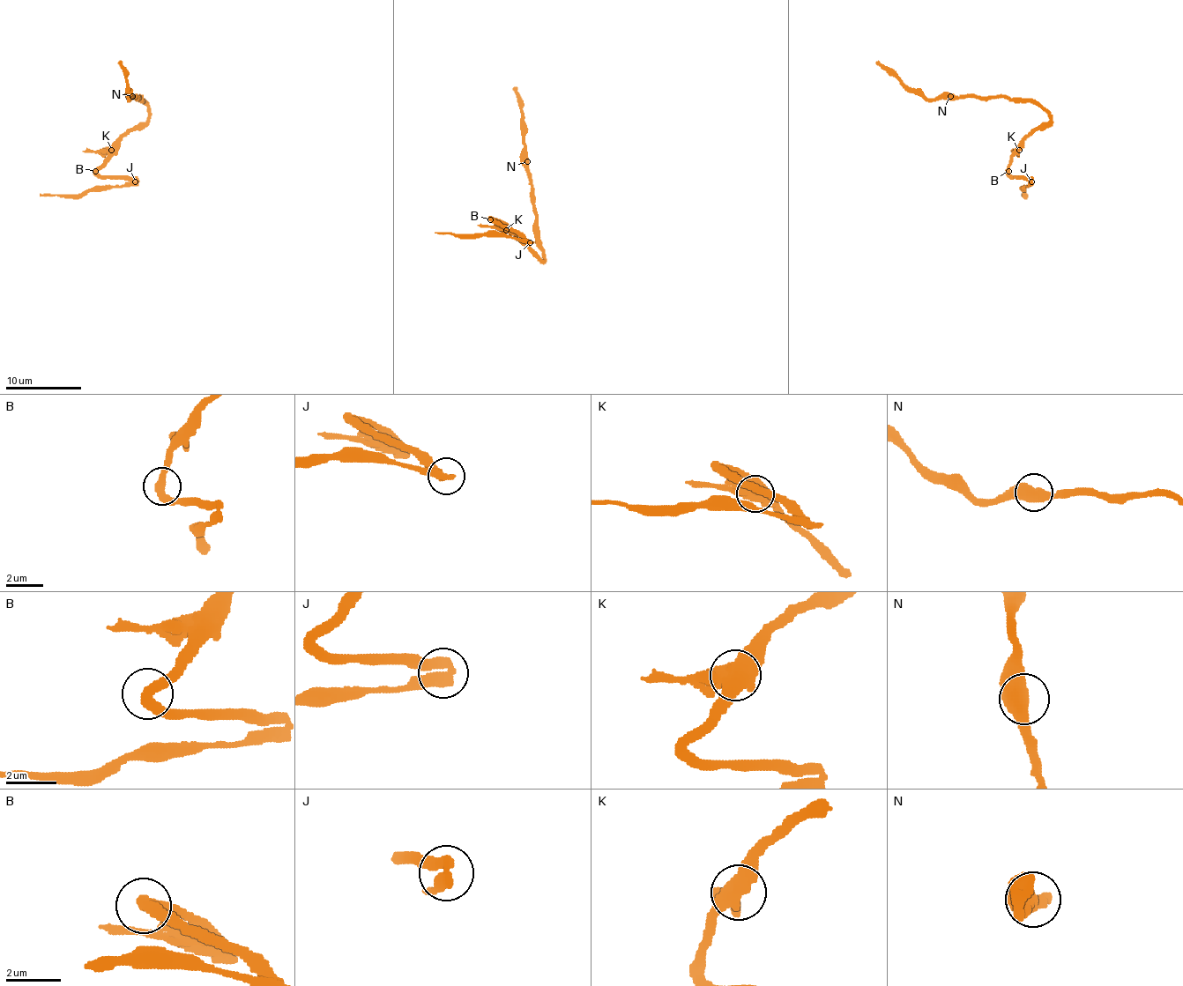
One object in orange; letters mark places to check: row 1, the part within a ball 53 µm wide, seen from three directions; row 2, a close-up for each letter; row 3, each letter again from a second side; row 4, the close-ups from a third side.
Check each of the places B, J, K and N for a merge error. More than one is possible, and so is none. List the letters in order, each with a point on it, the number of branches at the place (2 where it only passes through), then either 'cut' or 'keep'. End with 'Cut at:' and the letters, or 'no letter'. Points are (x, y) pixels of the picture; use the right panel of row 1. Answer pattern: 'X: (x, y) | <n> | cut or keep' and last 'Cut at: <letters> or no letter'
B: (1008, 171) | 2 | keep
J: (1031, 181) | 2 | cut
K: (1019, 150) | 3 | cut
N: (950, 96) | 2 | keep
Cut at: J, K

